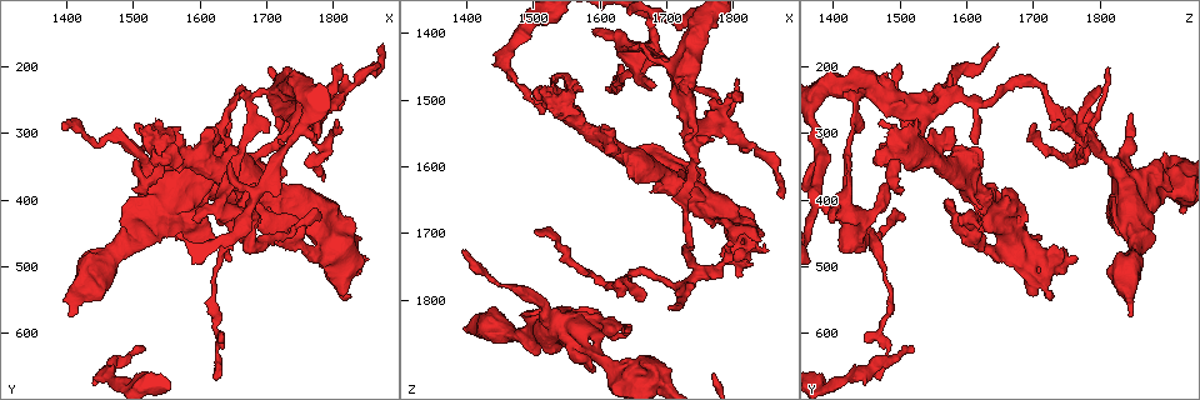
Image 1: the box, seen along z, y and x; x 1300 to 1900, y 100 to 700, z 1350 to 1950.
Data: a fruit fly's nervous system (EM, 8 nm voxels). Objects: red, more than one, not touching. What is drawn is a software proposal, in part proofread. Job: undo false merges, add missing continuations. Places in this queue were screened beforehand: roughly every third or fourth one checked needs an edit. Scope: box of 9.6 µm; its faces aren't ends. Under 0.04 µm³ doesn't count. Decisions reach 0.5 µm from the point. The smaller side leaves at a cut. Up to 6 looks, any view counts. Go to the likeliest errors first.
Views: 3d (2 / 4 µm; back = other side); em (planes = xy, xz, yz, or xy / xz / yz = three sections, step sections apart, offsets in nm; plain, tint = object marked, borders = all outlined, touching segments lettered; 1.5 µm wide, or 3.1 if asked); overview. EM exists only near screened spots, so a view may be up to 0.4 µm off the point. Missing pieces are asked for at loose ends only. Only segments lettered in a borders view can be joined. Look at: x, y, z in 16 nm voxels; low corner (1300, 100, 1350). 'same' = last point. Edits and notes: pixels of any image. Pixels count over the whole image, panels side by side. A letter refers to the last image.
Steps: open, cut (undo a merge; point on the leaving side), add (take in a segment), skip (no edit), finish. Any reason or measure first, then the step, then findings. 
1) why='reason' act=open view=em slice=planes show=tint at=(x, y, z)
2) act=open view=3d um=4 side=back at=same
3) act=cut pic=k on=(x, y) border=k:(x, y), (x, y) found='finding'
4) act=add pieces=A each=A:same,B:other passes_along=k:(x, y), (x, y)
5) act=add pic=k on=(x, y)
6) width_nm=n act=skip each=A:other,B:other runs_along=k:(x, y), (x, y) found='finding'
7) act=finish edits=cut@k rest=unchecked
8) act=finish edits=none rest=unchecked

why='end of a long branch' act=open view=3d um=4 at=(1405, 575, 1850)

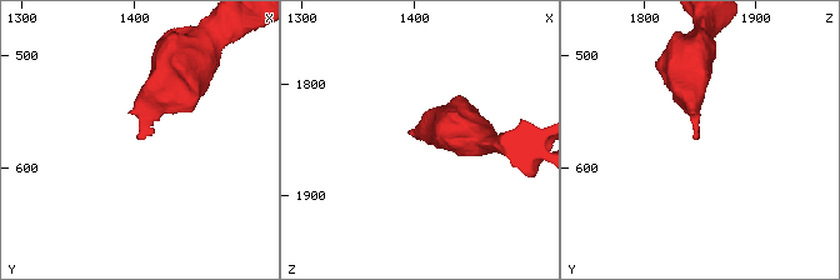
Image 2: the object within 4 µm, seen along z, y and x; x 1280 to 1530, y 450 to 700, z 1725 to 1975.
act=open view=em slice=planes show=plain at=(1408, 572, 1852)

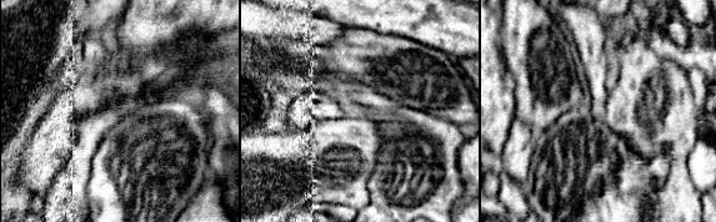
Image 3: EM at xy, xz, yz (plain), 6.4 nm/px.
act=open view=em slice=planes show=borders at=same

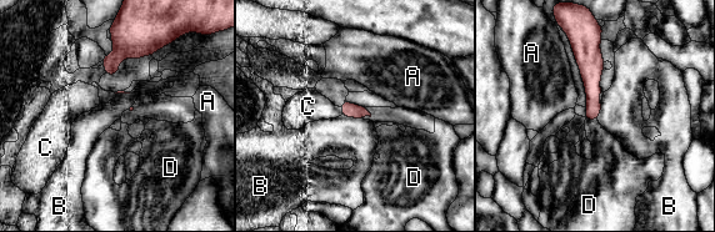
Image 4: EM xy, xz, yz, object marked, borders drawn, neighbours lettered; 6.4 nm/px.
act=add pic=4 on=(308, 106) each=A:other,B:other,C:same,D:other passes_along=4:(349, 110), (341, 110), (308, 106) found='the neuron continues'

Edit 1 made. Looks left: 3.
act=open view=overview

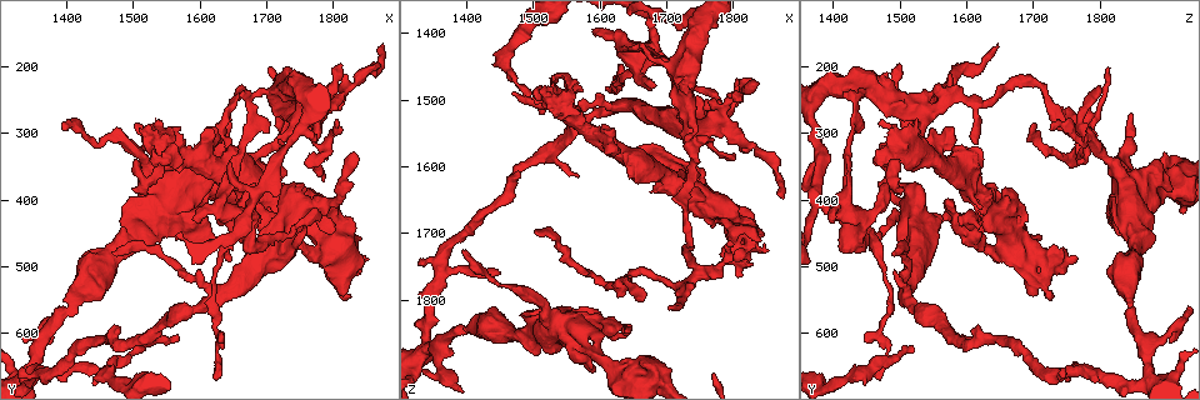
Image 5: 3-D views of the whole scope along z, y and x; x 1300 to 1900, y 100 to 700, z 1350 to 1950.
why='abrupt turn' act=open view=em slice=planes show=borders at=(1730, 220, 1690)

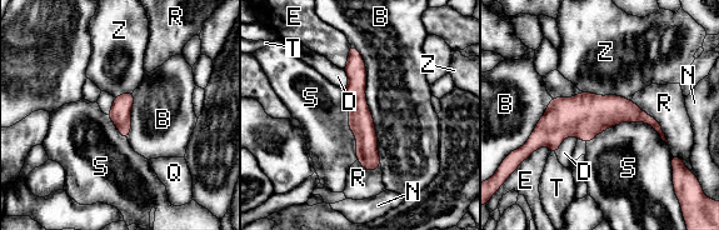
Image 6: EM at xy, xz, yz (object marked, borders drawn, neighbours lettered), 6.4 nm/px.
longest_contact=B:800nm act=skip each=B:other,D:other,E:other,N:other,Q:other,R:other,S:other,T:other,Z:other border=6:(587, 143), (633, 121), (668, 146) found='all the same neuron'

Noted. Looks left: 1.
act=finish edits=add@4 rest=unchecked

